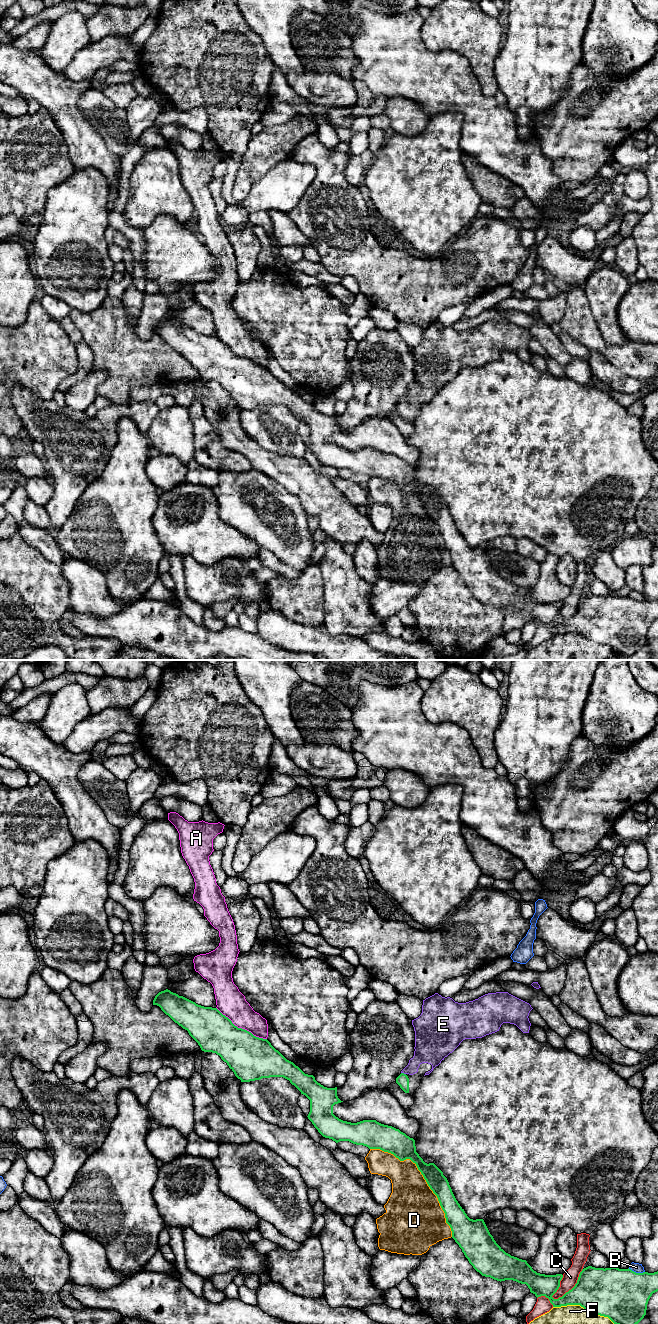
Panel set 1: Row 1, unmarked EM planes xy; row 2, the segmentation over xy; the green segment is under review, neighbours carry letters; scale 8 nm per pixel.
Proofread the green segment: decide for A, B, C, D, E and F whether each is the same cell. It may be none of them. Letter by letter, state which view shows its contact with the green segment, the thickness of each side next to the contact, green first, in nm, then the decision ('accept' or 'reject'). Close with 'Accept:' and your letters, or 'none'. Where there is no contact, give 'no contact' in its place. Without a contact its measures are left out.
A: meets green in xy; 340 nm thick on the green side, 220 nm on the other; reject
B: meets green in xy; 420 nm thick on the green side, 80 nm on the other; reject
C: meets green in xy; 360 nm thick on the green side, 120 nm on the other; reject
D: meets green in xy; 160 nm thick on the green side, 400 nm on the other; reject
E: meets green in xy; 100 nm thick on the green side, 180 nm on the other; accept
F: meets green in xy; 400 nm thick on the green side, 160 nm on the other; reject
Accept: E

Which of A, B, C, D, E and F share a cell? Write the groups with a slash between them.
A / B / C / D / E / F

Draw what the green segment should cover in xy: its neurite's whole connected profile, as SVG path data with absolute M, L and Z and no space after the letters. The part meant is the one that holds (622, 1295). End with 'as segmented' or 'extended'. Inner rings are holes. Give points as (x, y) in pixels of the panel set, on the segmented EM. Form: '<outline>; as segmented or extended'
M166 989L159 992L154 1000L153 1005L157 1005L161 1010L168 1015L175 1023L187 1030L189 1035L198 1043L201 1050L204 1052L216 1053L221 1059L227 1063L229 1068L234 1072L235 1076L241 1080L241 1082L250 1082L260 1080L262 1078L270 1077L283 1077L290 1081L301 1094L305 1095L310 1100L310 1112L308 1119L312 1122L318 1132L325 1138L332 1139L336 1143L340 1141L349 1141L356 1145L363 1145L369 1149L380 1149L384 1152L393 1154L400 1161L410 1159L416 1164L418 1170L423 1175L428 1186L437 1196L438 1201L442 1210L445 1213L446 1223L450 1226L452 1231L452 1238L459 1245L468 1259L469 1263L473 1268L479 1272L482 1276L490 1277L497 1281L513 1280L521 1284L526 1284L537 1298L545 1296L549 1299L553 1307L561 1307L567 1305L580 1305L585 1310L595 1313L600 1316L608 1317L614 1324L638 1324L646 1315L647 1304L653 1293L658 1291L658 1271L654 1273L636 1273L631 1269L619 1269L617 1267L610 1268L595 1268L588 1266L579 1274L577 1283L575 1286L566 1292L562 1297L554 1299L552 1296L557 1292L560 1287L560 1281L563 1278L562 1274L556 1275L545 1275L537 1273L527 1263L526 1260L519 1259L506 1253L494 1240L490 1234L483 1219L470 1219L465 1213L464 1209L460 1206L456 1200L452 1189L449 1185L447 1178L443 1175L443 1172L434 1163L425 1163L423 1159L416 1152L415 1140L410 1138L405 1133L401 1132L392 1126L384 1125L376 1120L363 1120L357 1123L351 1123L343 1121L333 1114L333 1106L341 1103L337 1096L337 1087L327 1088L318 1083L313 1075L305 1074L298 1066L293 1062L287 1060L278 1050L276 1050L267 1039L259 1038L254 1036L251 1032L238 1028L232 1021L223 1015L217 1008L204 1007L196 1004L195 1002L179 996L176 993Z; as segmented

